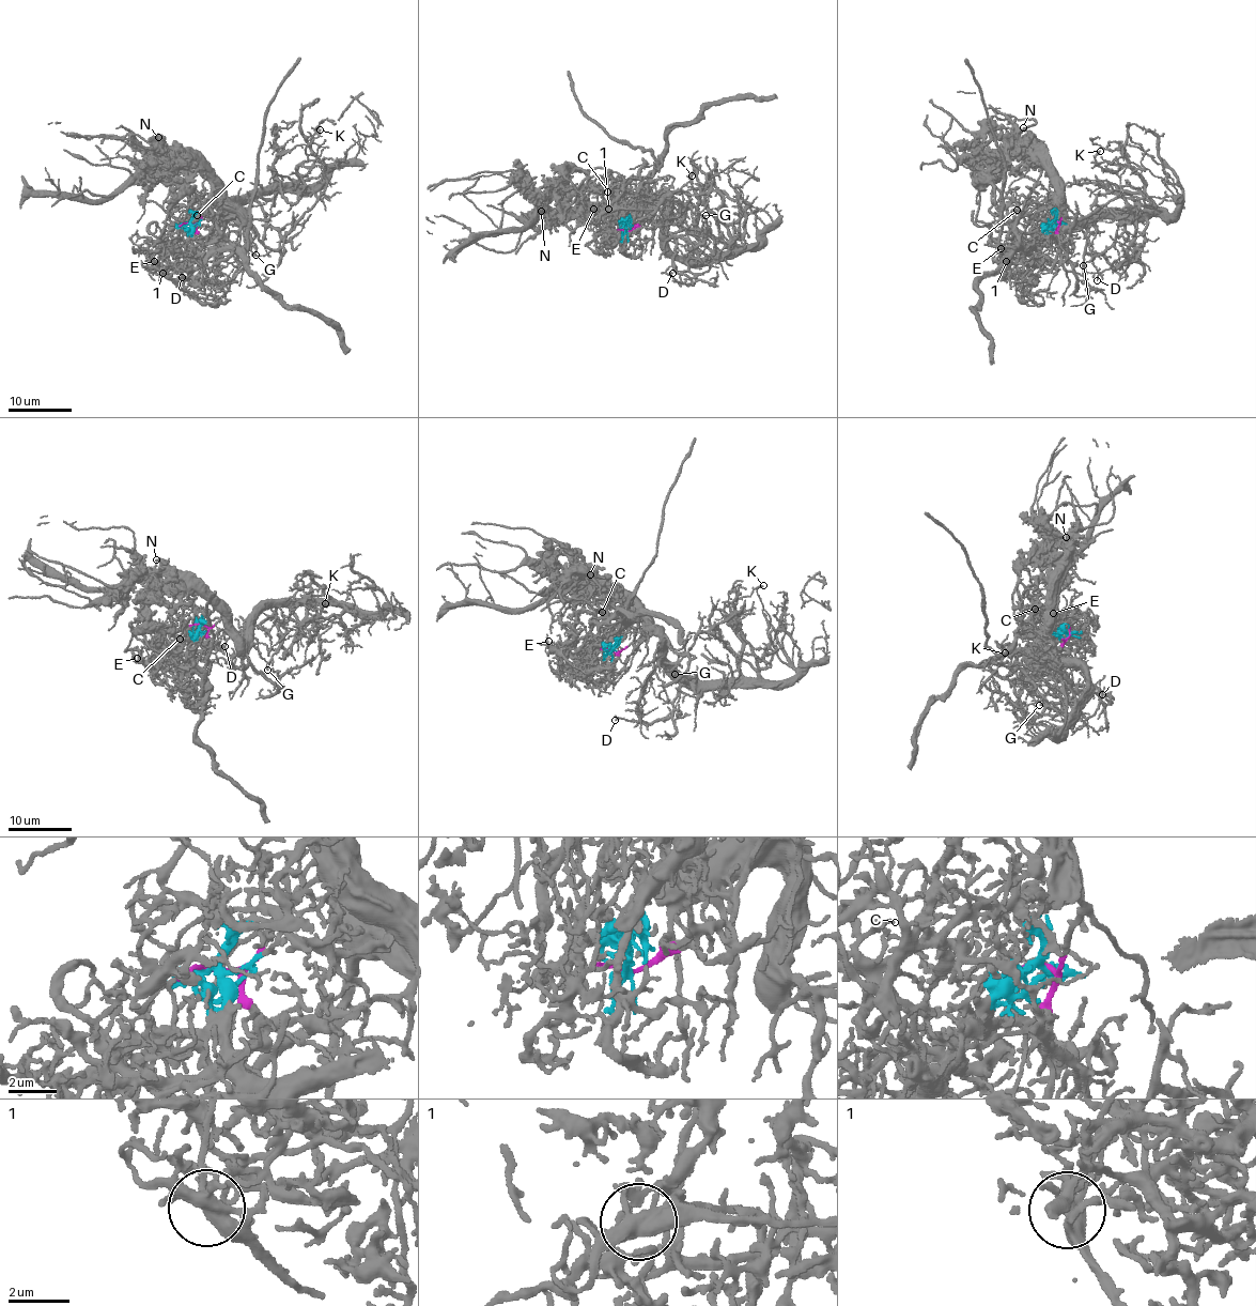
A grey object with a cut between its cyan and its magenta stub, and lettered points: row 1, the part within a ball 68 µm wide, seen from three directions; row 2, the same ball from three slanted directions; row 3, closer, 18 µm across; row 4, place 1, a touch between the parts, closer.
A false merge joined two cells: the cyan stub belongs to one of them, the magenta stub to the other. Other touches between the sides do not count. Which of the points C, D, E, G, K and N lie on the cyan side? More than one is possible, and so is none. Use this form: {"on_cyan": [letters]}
{"on_cyan": ["C", "E"]}

